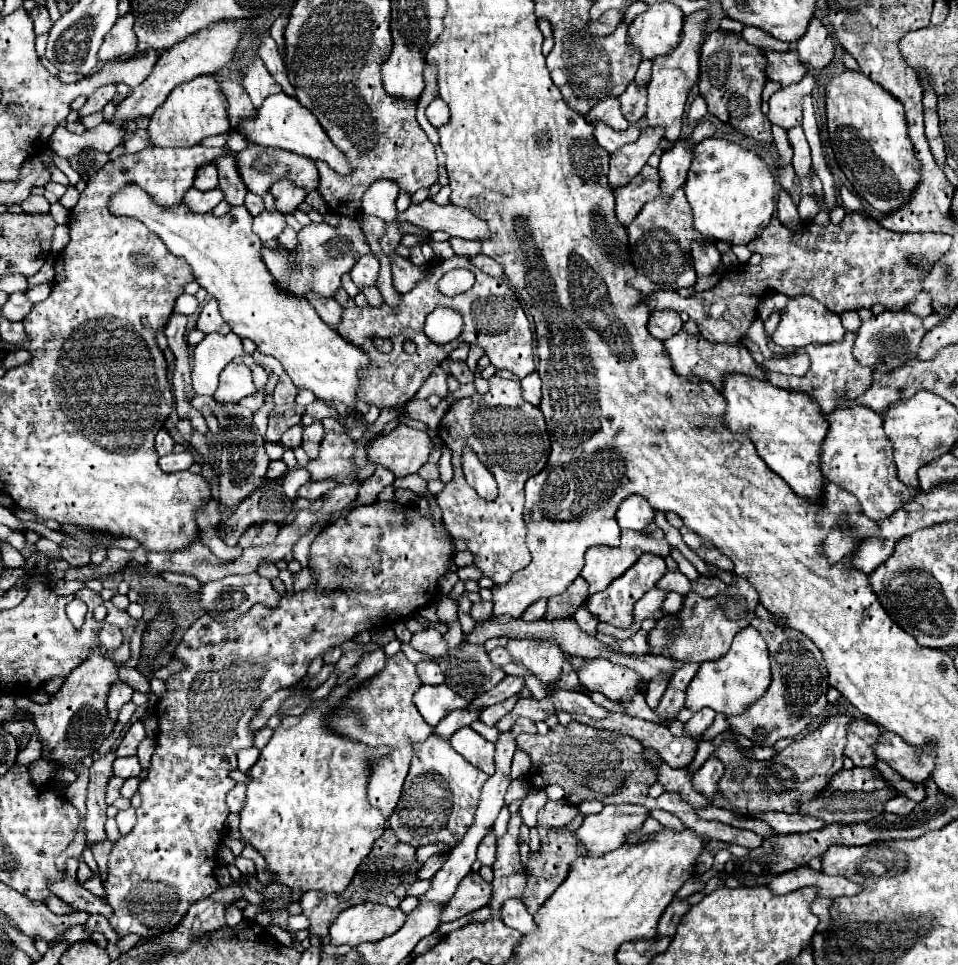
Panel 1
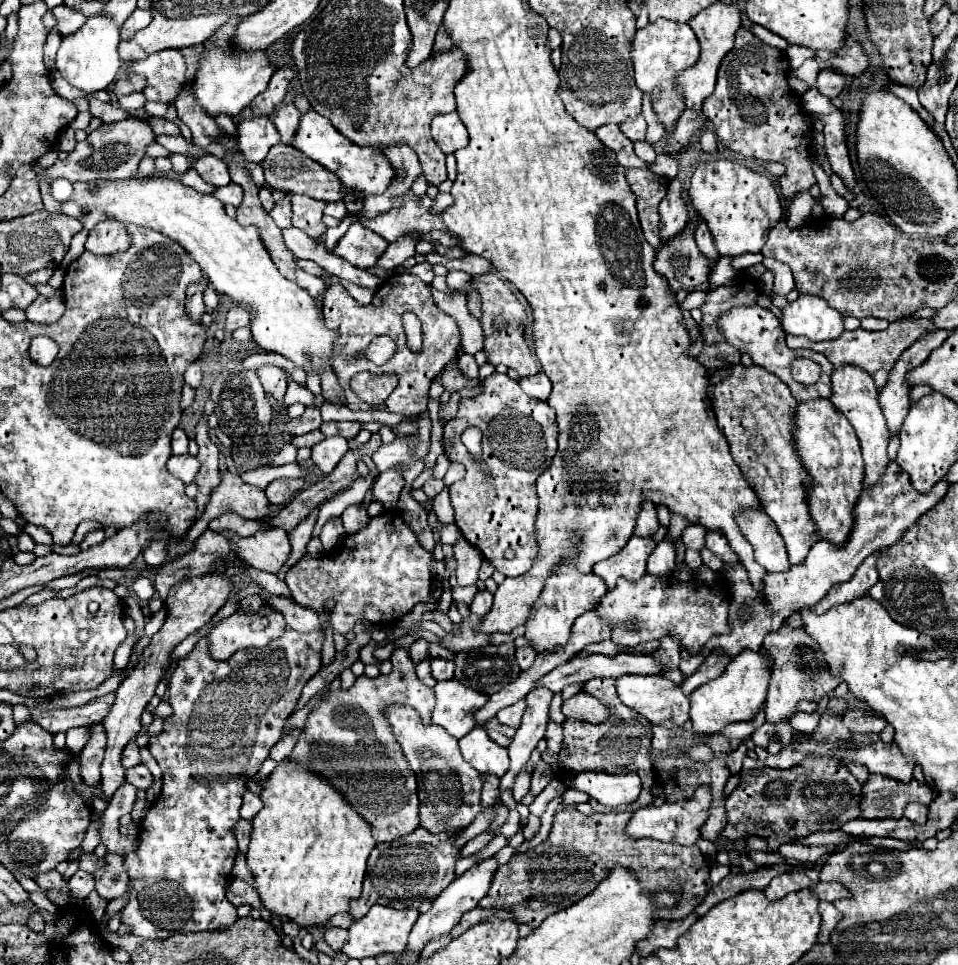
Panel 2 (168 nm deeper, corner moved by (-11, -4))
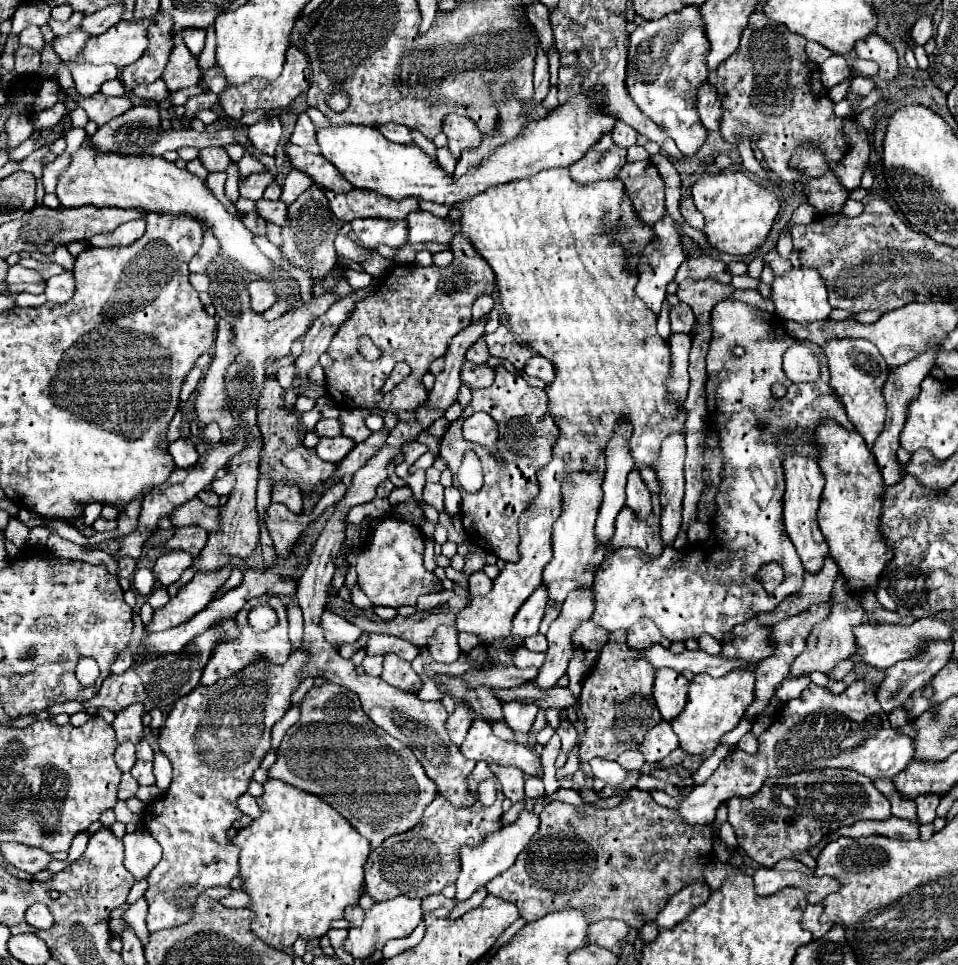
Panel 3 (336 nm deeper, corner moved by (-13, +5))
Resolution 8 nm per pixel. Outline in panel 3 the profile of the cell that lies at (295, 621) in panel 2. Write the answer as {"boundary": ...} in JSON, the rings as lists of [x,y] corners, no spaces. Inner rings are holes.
{"boundary":[[[324,612],[320,626],[324,630],[324,636],[328,642],[334,642],[338,646],[348,644],[348,642],[356,642],[362,636],[362,630],[358,626],[354,626],[352,622],[332,614],[332,612]]]}

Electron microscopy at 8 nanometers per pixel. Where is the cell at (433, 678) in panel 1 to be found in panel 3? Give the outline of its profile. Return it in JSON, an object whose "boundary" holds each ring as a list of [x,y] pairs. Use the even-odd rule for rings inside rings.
{"boundary":[[[440,626],[434,632],[434,636],[428,640],[426,648],[428,648],[432,660],[436,660],[436,662],[454,662],[460,656],[456,628]]]}

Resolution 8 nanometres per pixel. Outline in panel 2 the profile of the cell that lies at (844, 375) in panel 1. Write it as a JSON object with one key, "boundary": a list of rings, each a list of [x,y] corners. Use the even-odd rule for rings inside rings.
{"boundary":[[[908,319],[908,321],[890,323],[890,327],[884,329],[884,331],[866,331],[866,329],[844,331],[840,339],[822,343],[822,355],[828,357],[828,361],[832,363],[834,369],[846,367],[846,365],[862,367],[874,379],[876,389],[882,391],[882,387],[886,385],[886,379],[888,379],[888,373],[894,367],[896,359],[902,355],[902,351],[906,347],[910,347],[920,335],[928,333],[930,329],[932,327],[930,327],[930,321],[928,319]]]}

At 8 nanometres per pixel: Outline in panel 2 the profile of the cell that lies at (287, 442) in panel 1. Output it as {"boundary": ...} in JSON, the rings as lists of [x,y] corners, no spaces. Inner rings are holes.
{"boundary":[[[310,431],[310,433],[306,433],[306,435],[300,435],[300,437],[292,437],[292,445],[294,447],[312,447],[312,445],[316,445],[318,441],[322,441],[324,439],[324,435],[322,435],[322,431]]]}

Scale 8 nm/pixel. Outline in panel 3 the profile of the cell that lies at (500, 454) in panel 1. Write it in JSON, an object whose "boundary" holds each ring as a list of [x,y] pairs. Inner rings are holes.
{"boundary":[[[496,368],[496,380],[490,388],[472,390],[470,406],[462,412],[462,416],[458,420],[454,420],[448,426],[446,434],[440,440],[440,456],[448,464],[452,476],[454,476],[454,486],[460,488],[456,472],[458,472],[458,466],[462,464],[462,456],[466,450],[474,450],[484,466],[484,486],[480,492],[468,494],[466,490],[460,488],[460,492],[462,492],[462,504],[460,504],[462,526],[472,544],[502,558],[504,562],[518,560],[518,544],[520,544],[518,518],[540,492],[536,472],[550,462],[552,446],[554,446],[556,438],[558,438],[558,426],[552,422],[552,418],[548,414],[546,392],[540,388],[528,386],[524,382],[524,378],[512,376],[506,368]],[[478,410],[492,414],[492,418],[498,422],[498,430],[500,430],[498,450],[506,462],[504,470],[498,468],[498,464],[494,462],[494,456],[486,448],[472,444],[472,442],[468,444],[462,436],[464,420],[470,418]]]}

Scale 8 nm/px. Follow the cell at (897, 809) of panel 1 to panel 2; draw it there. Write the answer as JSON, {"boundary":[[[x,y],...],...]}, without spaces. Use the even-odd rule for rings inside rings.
{"boundary":[[[910,803],[904,811],[904,817],[908,817],[916,825],[924,825],[928,819],[928,807],[920,805],[920,803]]]}

